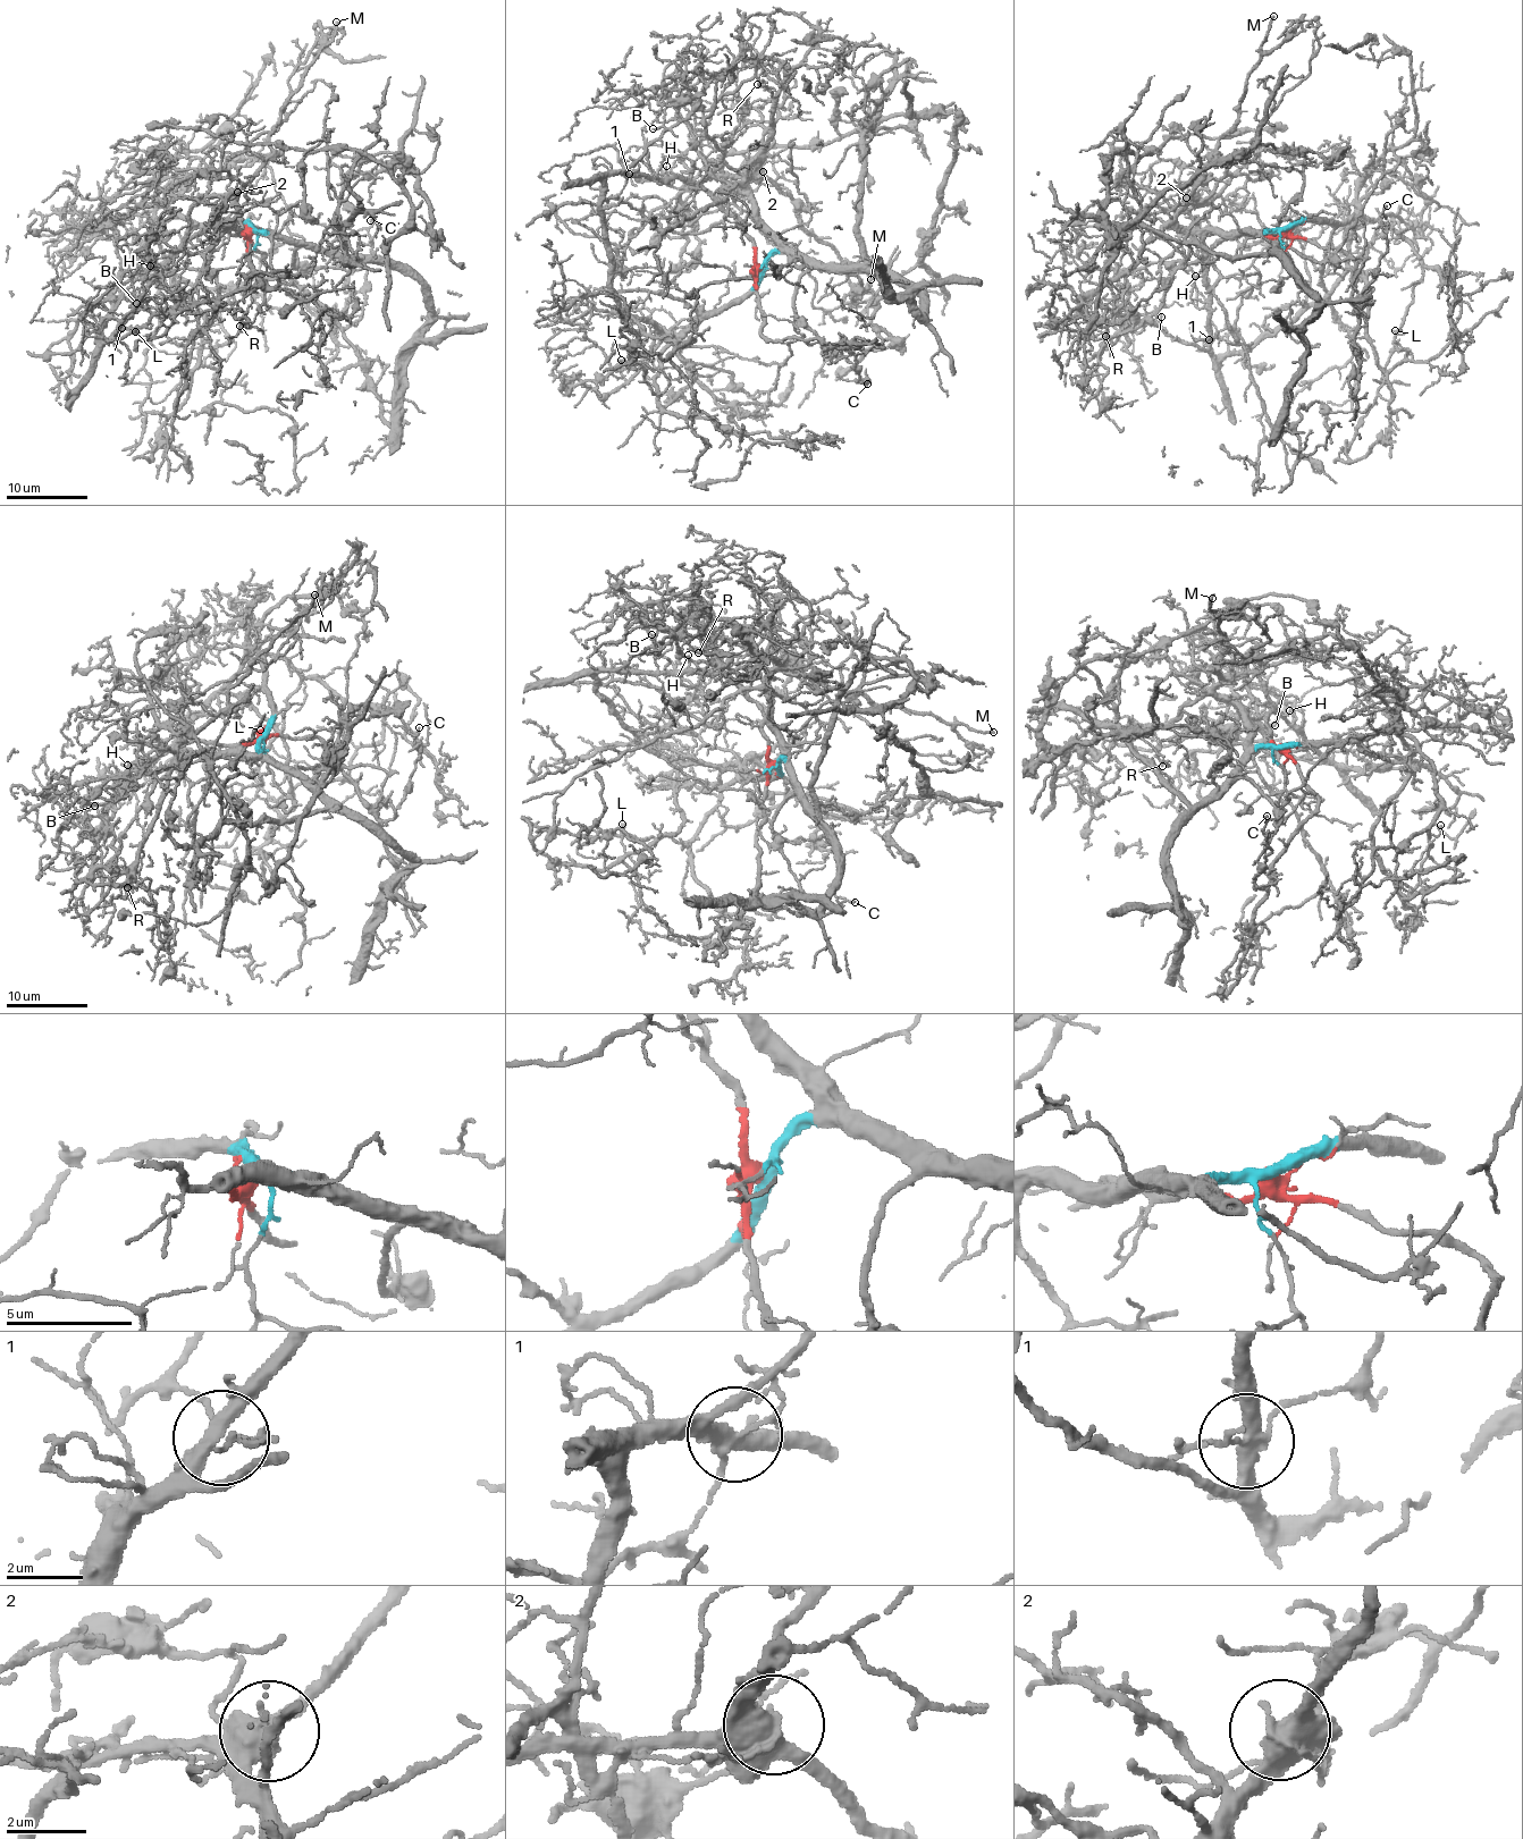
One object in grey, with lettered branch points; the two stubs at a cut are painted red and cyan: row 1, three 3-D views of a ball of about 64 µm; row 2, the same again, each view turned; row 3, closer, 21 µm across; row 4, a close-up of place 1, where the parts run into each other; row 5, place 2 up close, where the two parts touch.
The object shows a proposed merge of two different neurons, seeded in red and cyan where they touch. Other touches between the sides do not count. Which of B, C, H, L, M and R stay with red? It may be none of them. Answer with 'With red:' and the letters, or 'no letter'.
With red: B, C, H

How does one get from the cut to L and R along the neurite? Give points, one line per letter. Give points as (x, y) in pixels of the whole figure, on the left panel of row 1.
L: (251, 230), (238, 221), (165, 219), (158, 328), (143, 336), (134, 331)
R: (251, 230), (225, 226), (235, 219), (247, 236), (249, 264), (257, 276), (241, 327)

